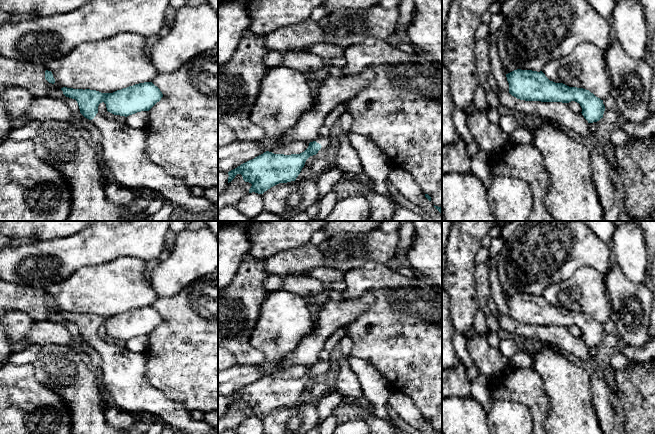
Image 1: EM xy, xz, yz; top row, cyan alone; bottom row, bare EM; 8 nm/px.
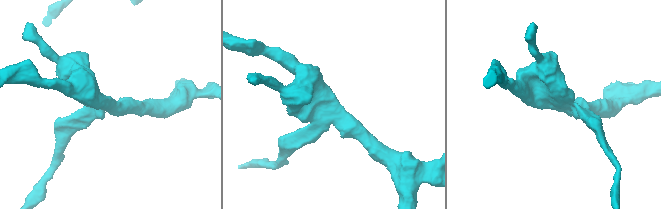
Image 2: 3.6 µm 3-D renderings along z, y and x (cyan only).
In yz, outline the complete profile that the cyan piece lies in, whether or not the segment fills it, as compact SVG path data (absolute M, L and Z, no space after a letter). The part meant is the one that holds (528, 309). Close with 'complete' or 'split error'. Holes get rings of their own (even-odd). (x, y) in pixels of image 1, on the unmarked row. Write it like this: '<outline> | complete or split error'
M517 293L506 298L506 301L509 317L517 323L562 327L575 325L580 328L581 337L588 347L603 342L605 335L603 324L589 314L550 305L542 295Z | complete

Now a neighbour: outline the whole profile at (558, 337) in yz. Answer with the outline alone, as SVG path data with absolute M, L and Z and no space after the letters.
M503 314L499 315L497 321L502 329L514 335L549 345L560 352L571 353L586 365L590 365L595 371L604 373L602 368L593 362L589 347L582 337L574 337L568 327L520 324Z

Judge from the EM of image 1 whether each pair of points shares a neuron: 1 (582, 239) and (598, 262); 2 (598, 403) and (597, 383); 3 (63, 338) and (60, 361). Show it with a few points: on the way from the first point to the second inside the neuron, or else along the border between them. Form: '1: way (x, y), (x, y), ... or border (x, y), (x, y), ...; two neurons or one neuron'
1: way (584, 245), (595, 256); one neuron
2: way (598, 398), (598, 388); one neuron
3: border (67, 344), (44, 344), (42, 346); two neurons

